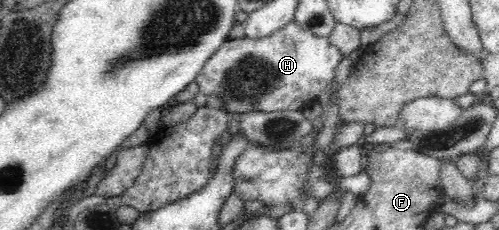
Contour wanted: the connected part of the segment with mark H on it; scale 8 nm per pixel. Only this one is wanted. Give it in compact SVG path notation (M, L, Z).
M293 20L283 28L280 28L275 34L266 36L262 39L253 40L249 37L245 37L237 40L225 40L225 42L223 42L223 44L221 44L219 48L217 48L215 52L205 60L205 64L203 64L203 68L200 69L195 81L199 85L200 92L206 96L216 94L216 96L221 98L220 104L222 104L224 110L230 114L233 112L251 112L251 110L256 110L257 112L281 112L281 110L302 111L303 109L309 108L309 106L317 100L319 94L332 83L336 68L338 67L342 56L342 52L339 52L339 49L335 48L335 45L332 44L329 37L315 36L315 33L311 32L311 29L304 29L299 23L297 23L297 21Z

